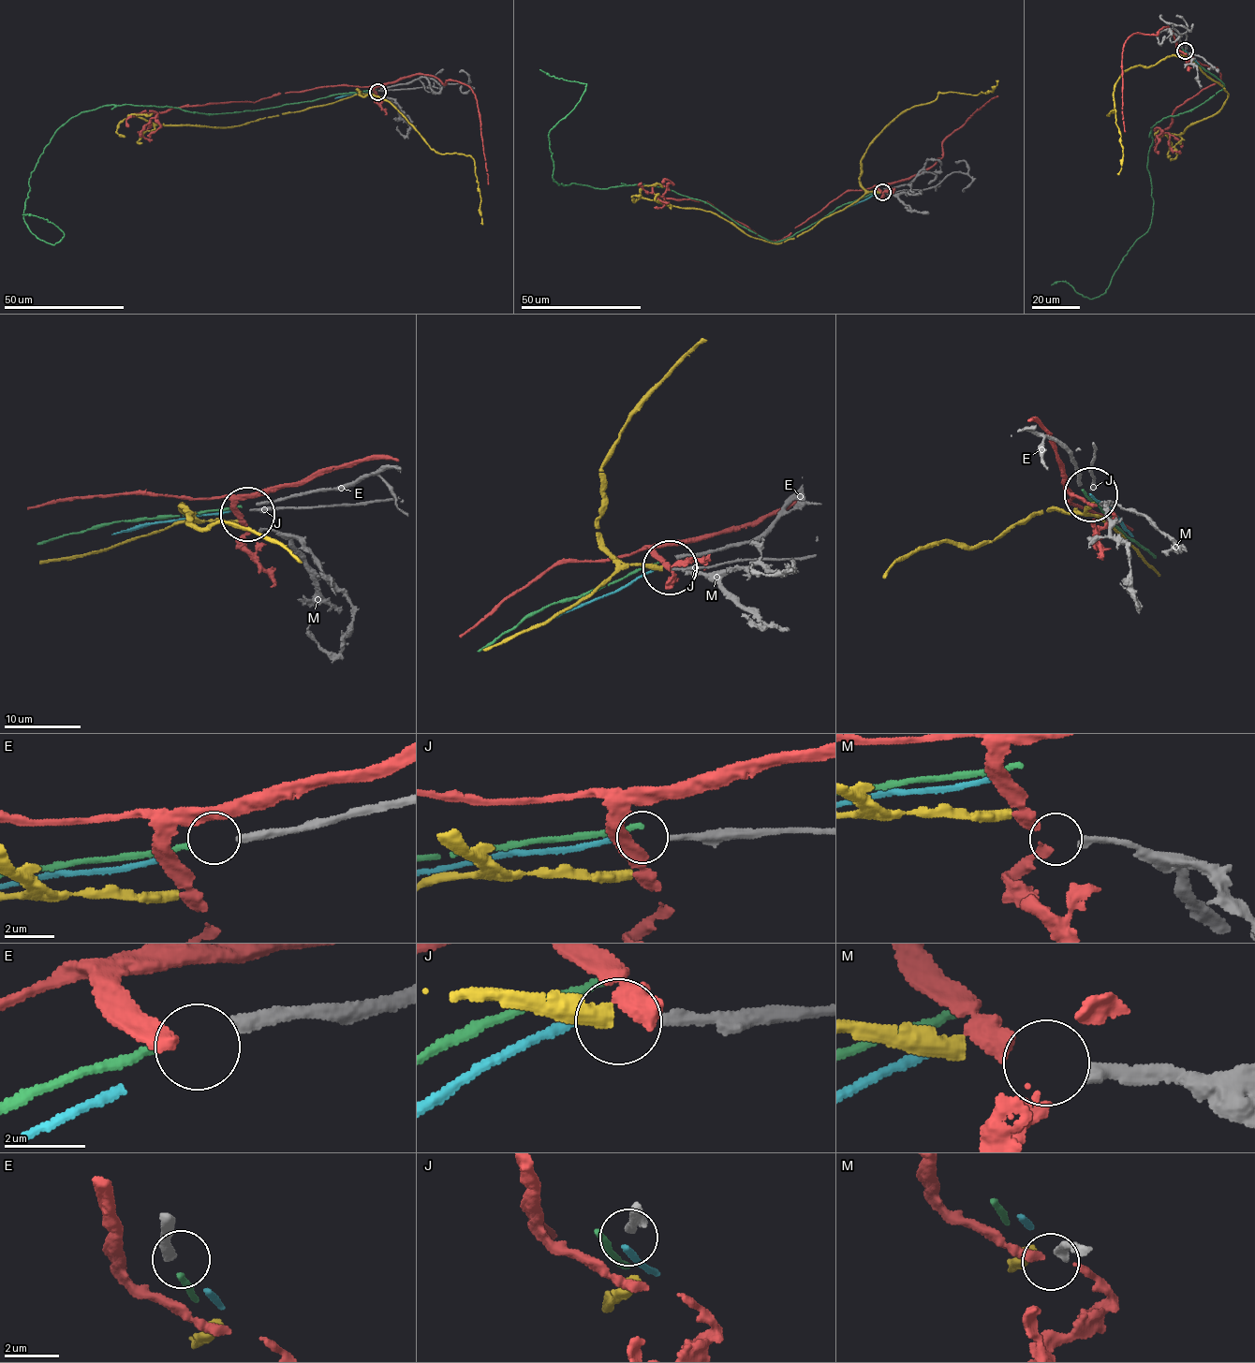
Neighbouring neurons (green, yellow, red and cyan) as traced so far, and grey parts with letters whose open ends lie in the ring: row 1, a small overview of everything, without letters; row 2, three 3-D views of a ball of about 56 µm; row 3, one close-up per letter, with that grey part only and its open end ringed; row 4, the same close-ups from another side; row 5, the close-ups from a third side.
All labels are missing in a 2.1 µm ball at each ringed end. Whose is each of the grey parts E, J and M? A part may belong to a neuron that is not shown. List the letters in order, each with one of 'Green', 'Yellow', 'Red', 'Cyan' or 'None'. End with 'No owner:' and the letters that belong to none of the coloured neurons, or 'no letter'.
E: Green
J: None
M: Red
No owner: J

